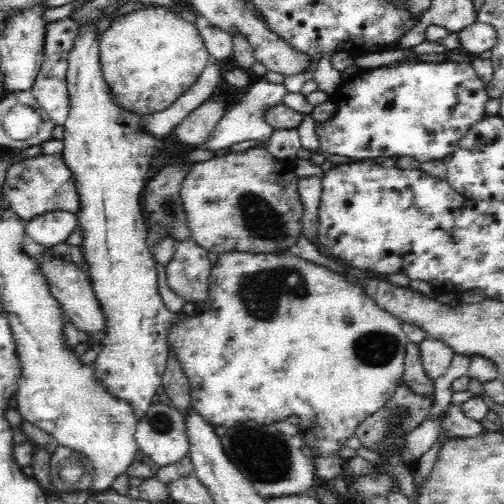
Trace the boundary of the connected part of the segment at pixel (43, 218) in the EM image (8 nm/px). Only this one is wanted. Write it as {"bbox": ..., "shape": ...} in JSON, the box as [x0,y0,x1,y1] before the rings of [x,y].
{"bbox":[25,211,78,246],"shape":[[[64,211],[45,212],[25,222],[25,234],[42,246],[60,244],[70,236],[78,223],[75,214]]]}

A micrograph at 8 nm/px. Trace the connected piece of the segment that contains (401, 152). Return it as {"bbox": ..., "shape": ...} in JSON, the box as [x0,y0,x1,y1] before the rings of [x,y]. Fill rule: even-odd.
{"bbox":[314,54,490,163],"shape":[[[414,54],[413,57],[404,56],[388,66],[358,70],[354,76],[342,81],[340,88],[330,96],[336,105],[334,113],[323,122],[315,122],[314,131],[324,152],[344,156],[350,163],[370,163],[378,158],[399,159],[402,156],[410,156],[421,163],[440,160],[451,155],[469,127],[486,116],[485,106],[490,99],[486,85],[472,63],[429,62]]]}

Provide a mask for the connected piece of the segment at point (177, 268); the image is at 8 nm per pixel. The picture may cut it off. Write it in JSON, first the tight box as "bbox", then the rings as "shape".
{"bbox":[167,241,212,311],"shape":[[[182,241],[167,268],[168,285],[184,301],[194,303],[200,311],[209,298],[212,264],[208,251],[194,241]]]}

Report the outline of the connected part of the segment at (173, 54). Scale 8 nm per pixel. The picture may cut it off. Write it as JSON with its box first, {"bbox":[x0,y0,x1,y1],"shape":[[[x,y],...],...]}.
{"bbox":[100,8,211,114],"shape":[[[148,8],[138,12],[126,12],[124,28],[105,30],[104,38],[100,38],[100,65],[104,80],[111,90],[111,97],[127,112],[136,114],[154,114],[166,110],[176,102],[197,80],[211,58],[196,25],[179,18],[176,14],[162,8]]]}

